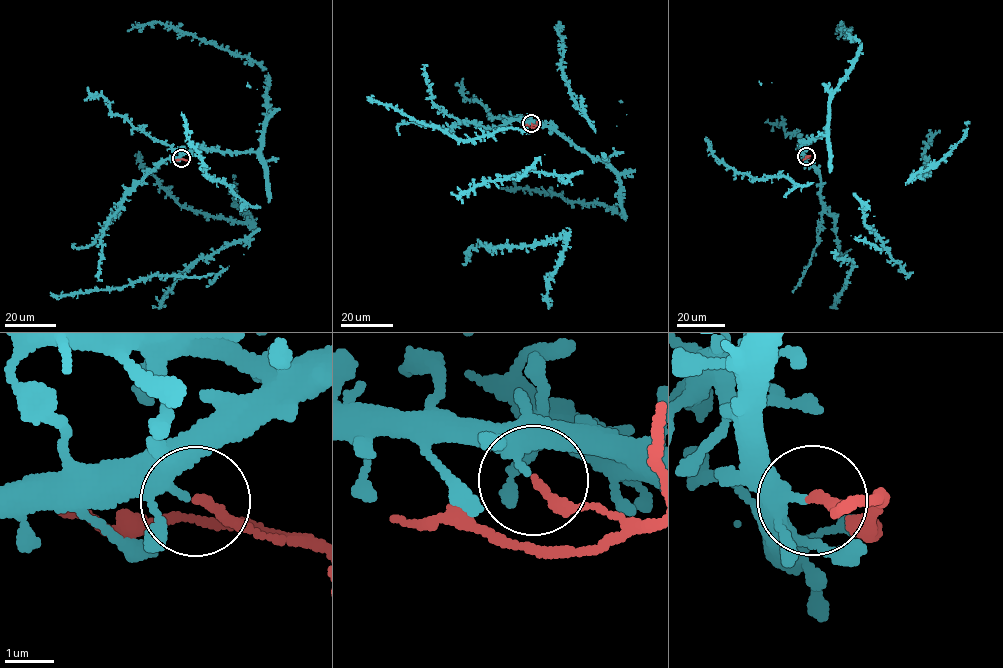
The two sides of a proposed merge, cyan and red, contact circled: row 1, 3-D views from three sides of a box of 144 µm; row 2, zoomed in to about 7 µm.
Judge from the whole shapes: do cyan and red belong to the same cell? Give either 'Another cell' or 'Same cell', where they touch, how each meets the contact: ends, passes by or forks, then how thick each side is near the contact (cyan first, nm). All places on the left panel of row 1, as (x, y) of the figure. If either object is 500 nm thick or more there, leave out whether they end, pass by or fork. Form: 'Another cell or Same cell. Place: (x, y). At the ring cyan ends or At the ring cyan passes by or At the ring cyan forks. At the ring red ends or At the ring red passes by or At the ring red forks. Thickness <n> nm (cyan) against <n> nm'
Another cell. Place: (181, 158). At the ring cyan passes by. At the ring red ends. Thickness 170 nm (cyan) against 190 nm

